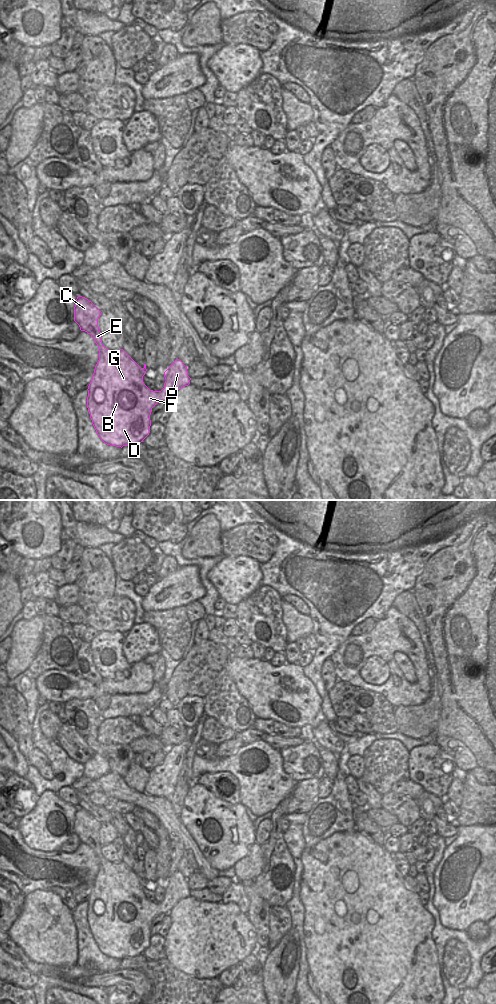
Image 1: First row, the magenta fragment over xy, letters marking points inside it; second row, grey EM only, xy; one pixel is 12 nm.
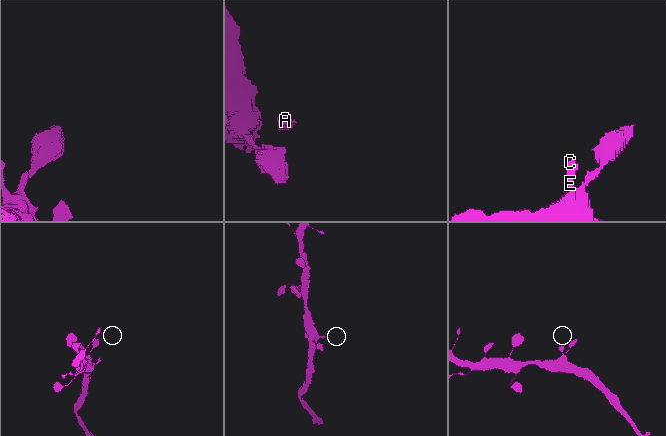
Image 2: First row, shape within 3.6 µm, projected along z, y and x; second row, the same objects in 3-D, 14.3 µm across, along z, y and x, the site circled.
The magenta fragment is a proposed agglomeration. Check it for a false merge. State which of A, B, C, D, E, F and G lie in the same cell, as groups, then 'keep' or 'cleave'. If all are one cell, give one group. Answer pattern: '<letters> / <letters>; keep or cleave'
A B C D E F G; keep

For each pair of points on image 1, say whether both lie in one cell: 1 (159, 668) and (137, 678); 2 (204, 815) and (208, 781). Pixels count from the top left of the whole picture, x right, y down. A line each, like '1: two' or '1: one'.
1: two
2: two

